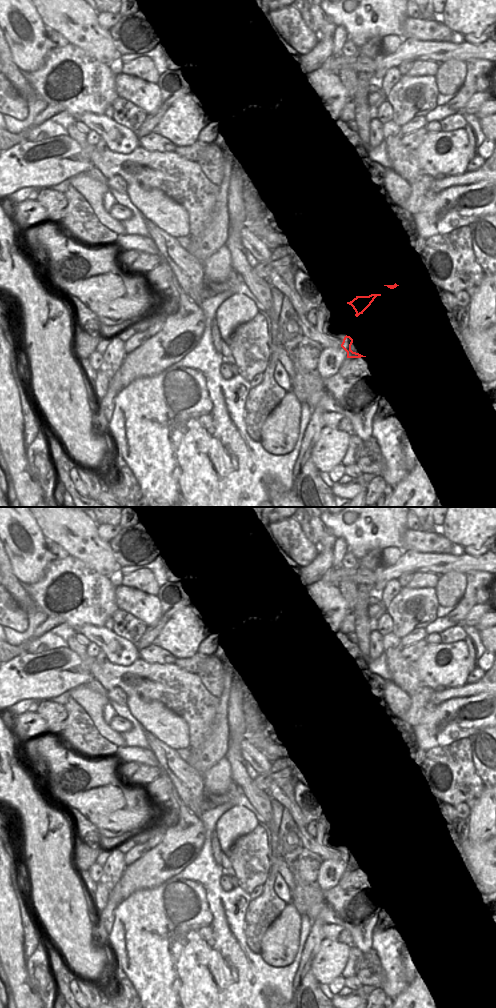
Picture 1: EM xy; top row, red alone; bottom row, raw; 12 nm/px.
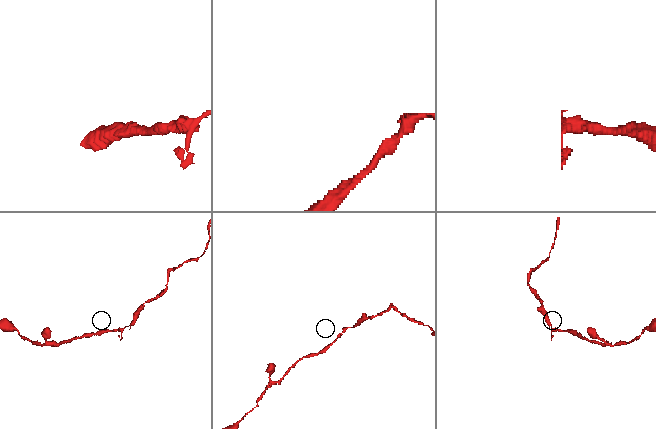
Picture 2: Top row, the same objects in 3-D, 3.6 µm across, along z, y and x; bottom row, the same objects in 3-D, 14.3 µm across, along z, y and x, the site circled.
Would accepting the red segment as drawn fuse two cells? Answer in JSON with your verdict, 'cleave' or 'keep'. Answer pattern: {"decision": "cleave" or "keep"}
{"decision": "cleave"}

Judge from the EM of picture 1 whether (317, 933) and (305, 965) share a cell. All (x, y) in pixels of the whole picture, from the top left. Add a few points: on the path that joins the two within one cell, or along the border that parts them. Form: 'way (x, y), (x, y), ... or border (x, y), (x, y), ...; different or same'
way (314, 941), (307, 957); same

